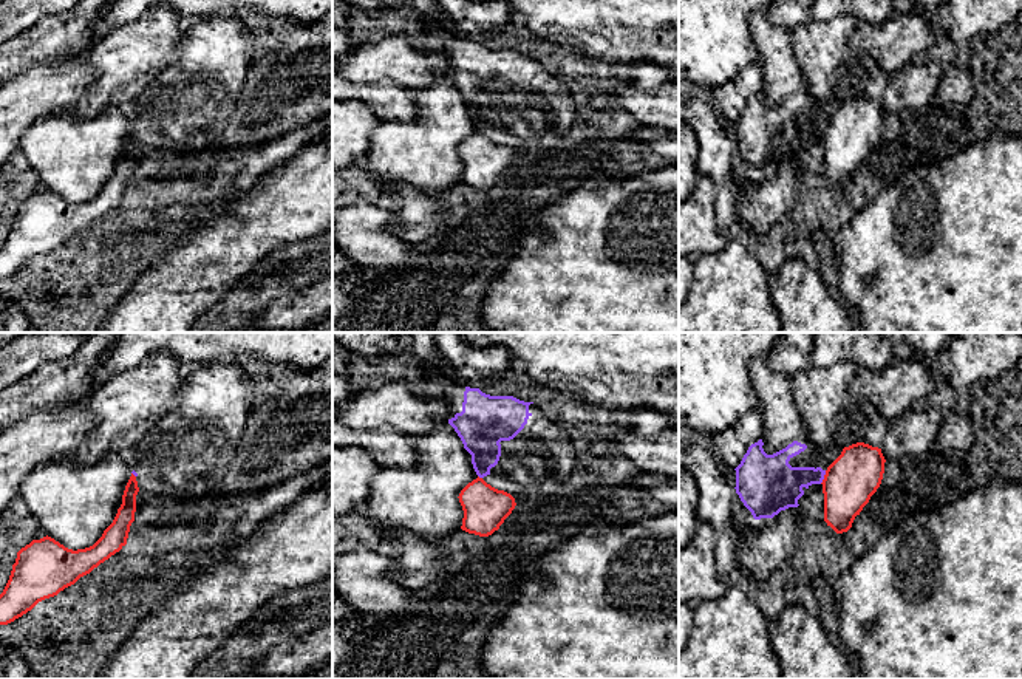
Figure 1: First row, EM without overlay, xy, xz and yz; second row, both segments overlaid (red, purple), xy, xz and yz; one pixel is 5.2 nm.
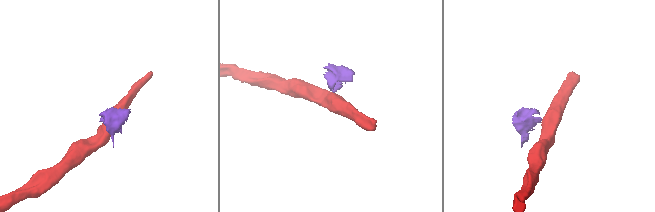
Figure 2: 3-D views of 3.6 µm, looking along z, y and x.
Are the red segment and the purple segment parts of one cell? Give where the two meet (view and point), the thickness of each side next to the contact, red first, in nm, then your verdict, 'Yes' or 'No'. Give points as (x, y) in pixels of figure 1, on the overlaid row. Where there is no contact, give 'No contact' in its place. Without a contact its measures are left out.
Touches red at yz (824, 477). Thickness 280 nm (red) against 260 nm. No

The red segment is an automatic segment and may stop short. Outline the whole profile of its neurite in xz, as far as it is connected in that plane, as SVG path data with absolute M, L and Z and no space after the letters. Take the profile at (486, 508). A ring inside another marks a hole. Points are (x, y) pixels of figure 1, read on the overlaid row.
M479 476L468 483L458 498L464 510L461 529L479 537L498 531L516 506L510 493L492 487Z

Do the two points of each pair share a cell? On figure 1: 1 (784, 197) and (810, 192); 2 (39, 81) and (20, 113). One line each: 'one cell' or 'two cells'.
1: two cells
2: one cell

